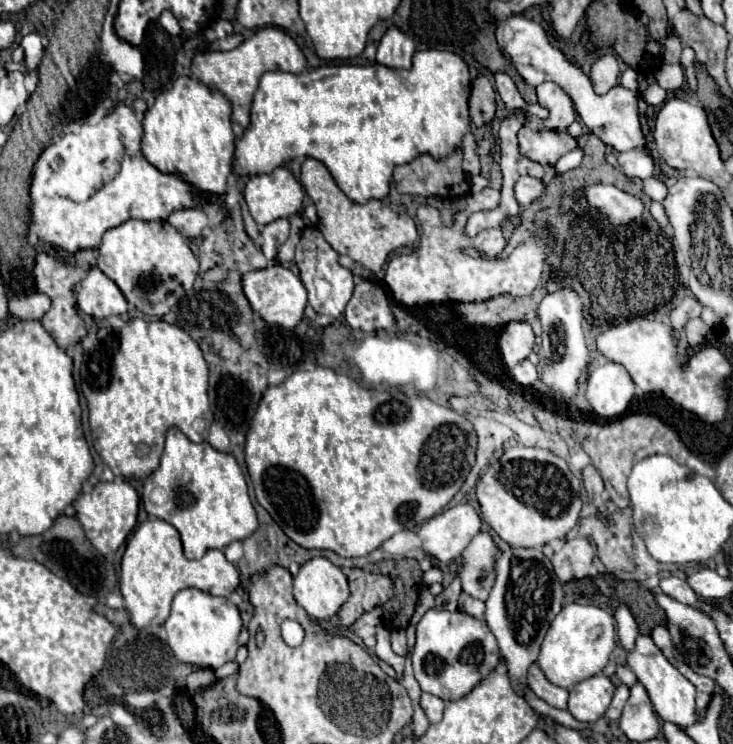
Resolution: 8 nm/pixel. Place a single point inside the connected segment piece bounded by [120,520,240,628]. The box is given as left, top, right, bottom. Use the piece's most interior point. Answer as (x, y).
(153, 567)

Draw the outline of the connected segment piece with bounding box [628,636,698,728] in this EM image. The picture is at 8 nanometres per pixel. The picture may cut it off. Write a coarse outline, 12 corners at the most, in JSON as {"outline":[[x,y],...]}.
{"outline":[[636,638],[628,666],[664,722],[698,722],[696,688]]}

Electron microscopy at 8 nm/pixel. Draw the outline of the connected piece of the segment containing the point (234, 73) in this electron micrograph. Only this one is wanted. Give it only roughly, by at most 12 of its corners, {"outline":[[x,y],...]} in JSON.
{"outline":[[280,28],[256,30],[228,52],[192,60],[194,76],[250,124],[264,72],[300,74],[306,58]]}

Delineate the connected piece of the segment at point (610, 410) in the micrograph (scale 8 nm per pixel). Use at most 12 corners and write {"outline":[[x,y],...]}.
{"outline":[[624,366],[590,372],[584,396],[598,416],[628,408],[634,382]]}

